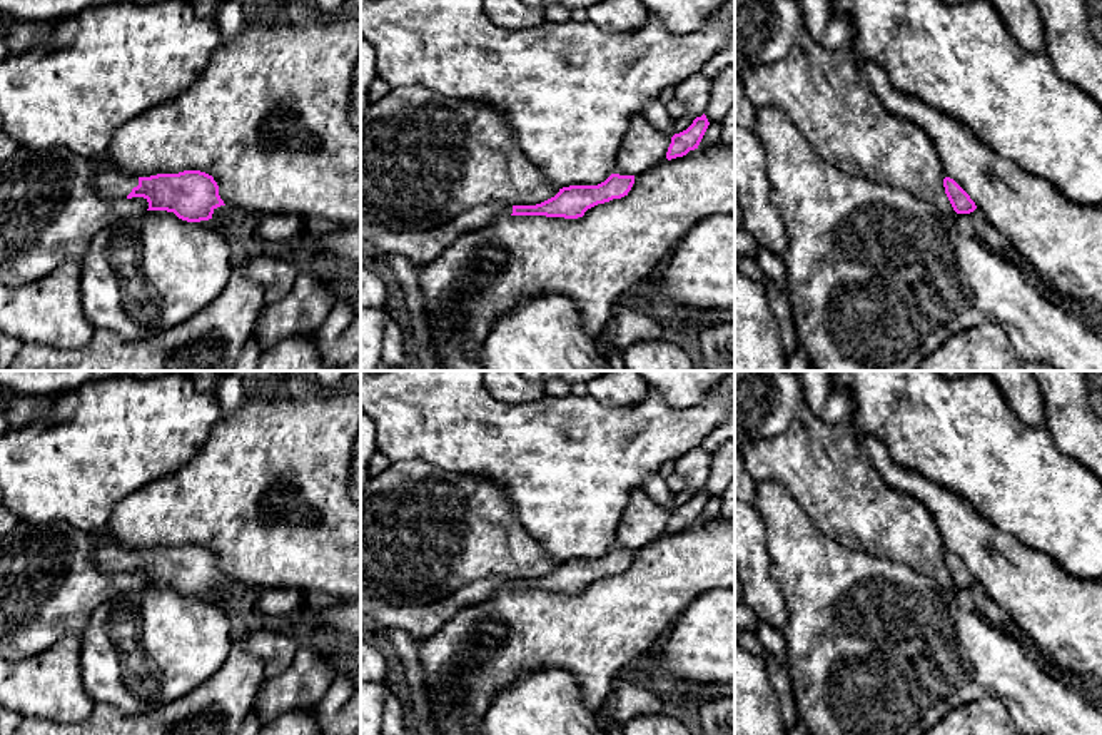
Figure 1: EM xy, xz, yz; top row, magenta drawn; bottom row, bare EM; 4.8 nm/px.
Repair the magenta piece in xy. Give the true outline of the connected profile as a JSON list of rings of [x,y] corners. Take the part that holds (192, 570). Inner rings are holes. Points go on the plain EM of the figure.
[[[109,541],[97,550],[94,565],[109,575],[144,571],[147,585],[174,586],[187,596],[209,595],[217,581],[225,580],[214,551],[200,545],[132,551]]]

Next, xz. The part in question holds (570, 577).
[[[611,548],[598,560],[569,560],[536,580],[504,580],[489,578],[473,581],[452,595],[434,603],[394,605],[382,598],[361,593],[361,613],[376,620],[379,625],[406,630],[417,641],[437,633],[454,615],[469,605],[479,605],[491,598],[498,590],[546,590],[578,593],[598,578],[628,570],[634,558],[634,550]]]

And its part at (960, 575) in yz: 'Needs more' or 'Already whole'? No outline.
Already whole

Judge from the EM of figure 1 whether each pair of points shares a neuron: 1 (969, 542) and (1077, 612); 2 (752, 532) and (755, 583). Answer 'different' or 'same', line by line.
1: same
2: same

